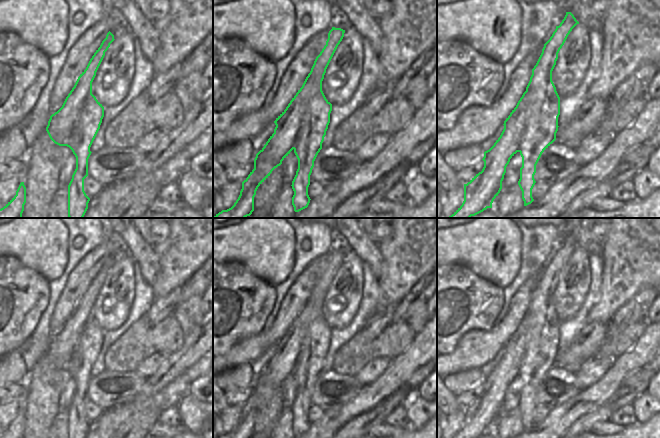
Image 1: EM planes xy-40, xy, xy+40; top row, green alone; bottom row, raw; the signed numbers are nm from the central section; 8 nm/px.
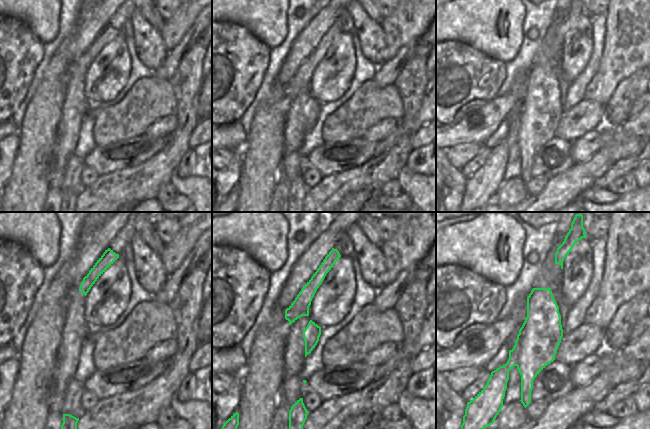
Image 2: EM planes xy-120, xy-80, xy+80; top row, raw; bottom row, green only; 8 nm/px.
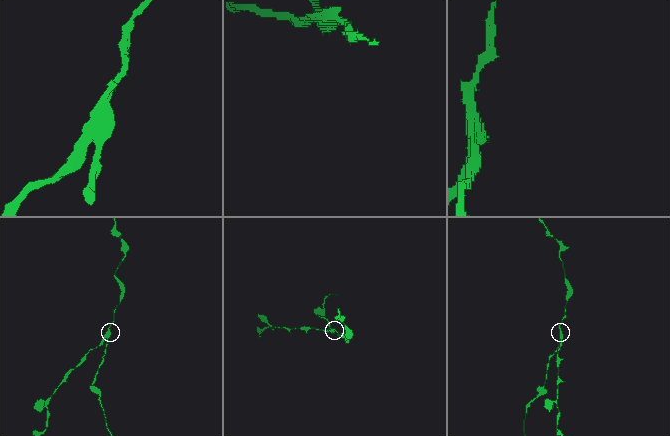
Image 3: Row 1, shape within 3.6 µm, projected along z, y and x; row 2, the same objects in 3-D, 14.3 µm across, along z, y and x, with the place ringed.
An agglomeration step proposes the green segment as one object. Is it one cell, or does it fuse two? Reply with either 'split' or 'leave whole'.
split

